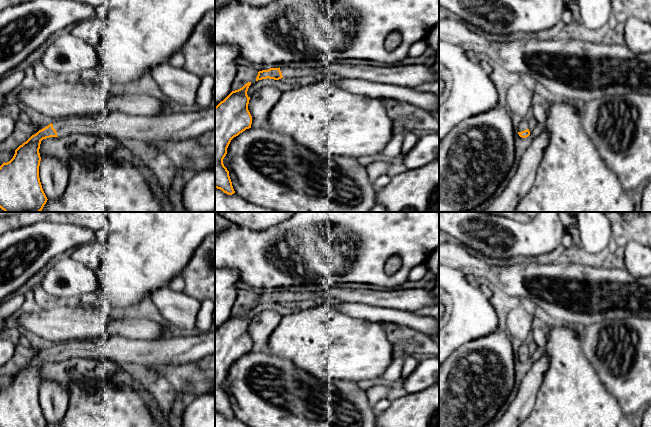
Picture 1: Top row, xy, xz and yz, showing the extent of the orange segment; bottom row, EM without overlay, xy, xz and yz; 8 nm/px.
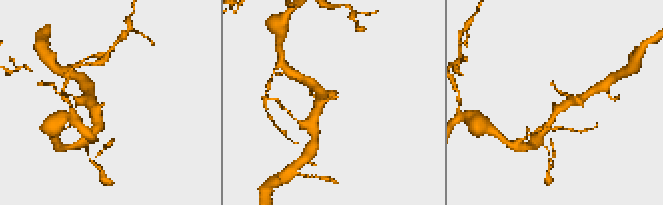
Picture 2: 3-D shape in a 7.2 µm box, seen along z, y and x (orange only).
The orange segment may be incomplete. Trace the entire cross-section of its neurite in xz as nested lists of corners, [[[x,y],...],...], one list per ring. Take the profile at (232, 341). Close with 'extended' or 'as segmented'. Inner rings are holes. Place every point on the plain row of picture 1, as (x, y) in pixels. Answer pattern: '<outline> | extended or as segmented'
[[[251,306],[232,315],[215,331],[215,412],[228,419],[235,417],[229,395],[223,388],[231,364],[251,352],[252,340],[248,334],[247,315]]] | as segmented

